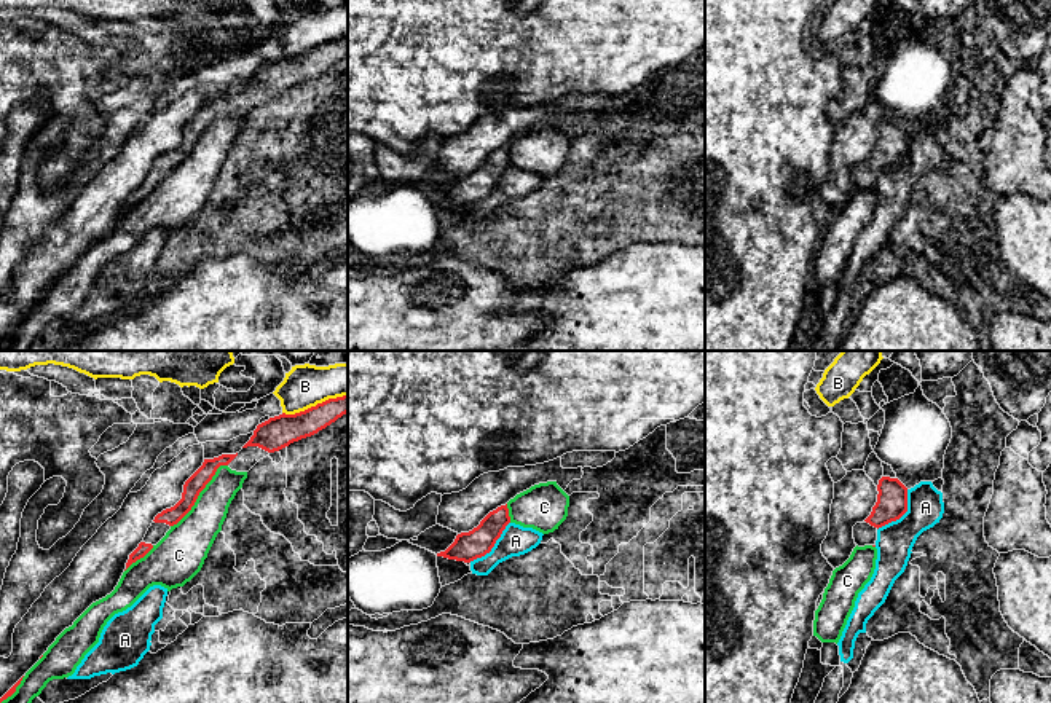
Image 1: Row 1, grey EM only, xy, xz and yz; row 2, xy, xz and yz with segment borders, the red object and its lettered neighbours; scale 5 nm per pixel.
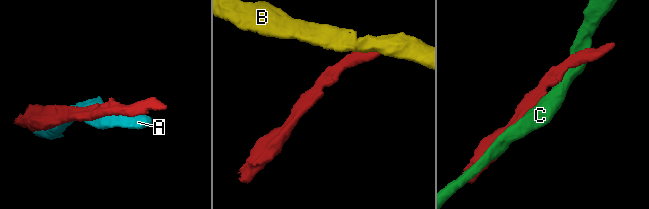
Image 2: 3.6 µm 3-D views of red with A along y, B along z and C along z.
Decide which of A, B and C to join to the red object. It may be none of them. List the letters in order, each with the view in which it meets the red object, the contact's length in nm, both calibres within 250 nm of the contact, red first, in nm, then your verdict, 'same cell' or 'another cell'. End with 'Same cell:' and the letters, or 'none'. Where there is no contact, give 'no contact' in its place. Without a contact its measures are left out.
A: contact in yz; length 260 nm; calibres 160 and 190 nm; another cell
B: contact in xy; length 340 nm; calibres 160 and 220 nm; another cell
C: contact in xy; length 420 nm; calibres 90 and 220 nm; another cell
Same cell: none

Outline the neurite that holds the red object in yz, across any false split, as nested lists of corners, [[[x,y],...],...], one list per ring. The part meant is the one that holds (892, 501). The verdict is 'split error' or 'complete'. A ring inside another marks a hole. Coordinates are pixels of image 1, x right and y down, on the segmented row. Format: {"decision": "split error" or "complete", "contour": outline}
{"decision": "split error", "contour": [[[882,477],[877,491],[871,515],[853,526],[858,547],[876,545],[877,529],[899,520],[907,512],[907,488],[898,478]]]}

